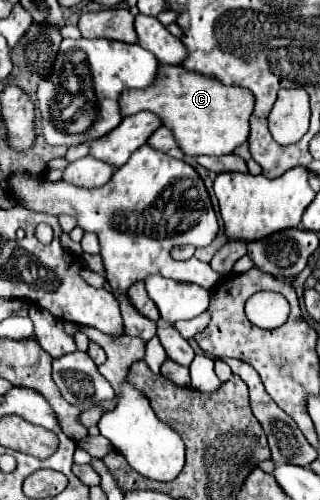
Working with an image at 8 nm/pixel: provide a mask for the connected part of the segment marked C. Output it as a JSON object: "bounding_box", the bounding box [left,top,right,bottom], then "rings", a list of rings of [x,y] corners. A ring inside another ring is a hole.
{"bounding_box":[119,66,255,156],"rings":[[[161,66],[161,74],[165,78],[157,78],[149,88],[121,92],[119,110],[123,118],[143,110],[157,114],[187,156],[231,154],[249,138],[249,116],[255,104],[251,92],[239,86],[225,86],[215,78],[183,70],[181,66]]]}

